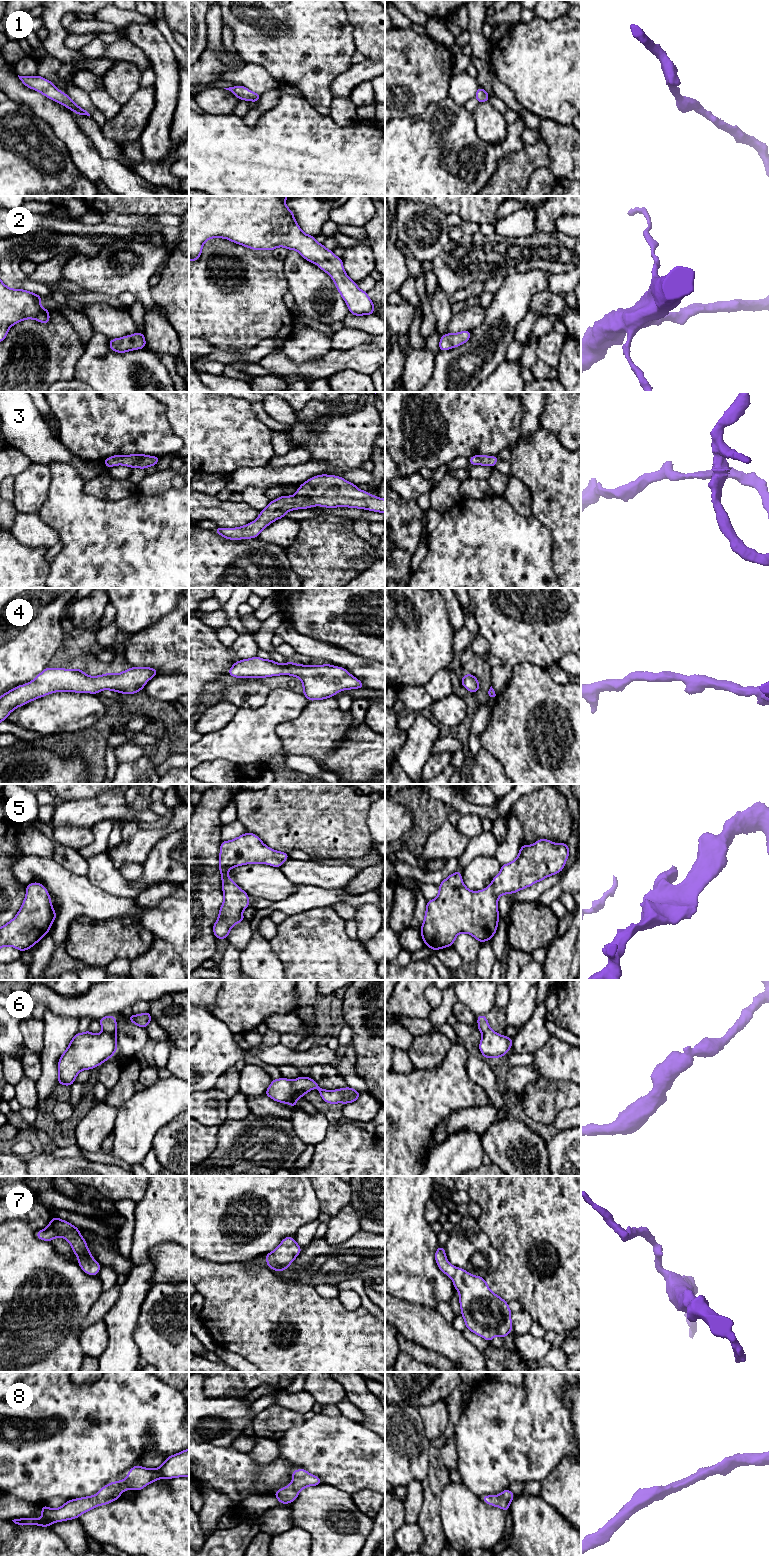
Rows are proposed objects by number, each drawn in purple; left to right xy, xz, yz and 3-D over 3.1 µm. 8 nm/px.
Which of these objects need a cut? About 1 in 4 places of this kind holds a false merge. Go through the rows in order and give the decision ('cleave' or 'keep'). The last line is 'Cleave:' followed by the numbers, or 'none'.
1: keep
2: keep
3: keep
4: keep
5: keep
6: keep
7: keep
8: keep
Cleave: none

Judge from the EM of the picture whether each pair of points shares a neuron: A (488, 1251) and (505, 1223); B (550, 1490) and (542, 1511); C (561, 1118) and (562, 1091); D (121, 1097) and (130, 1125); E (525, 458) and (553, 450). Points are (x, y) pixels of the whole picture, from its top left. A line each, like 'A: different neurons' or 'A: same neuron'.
A: different neurons
B: different neurons
C: different neurons
D: different neurons
E: same neuron

